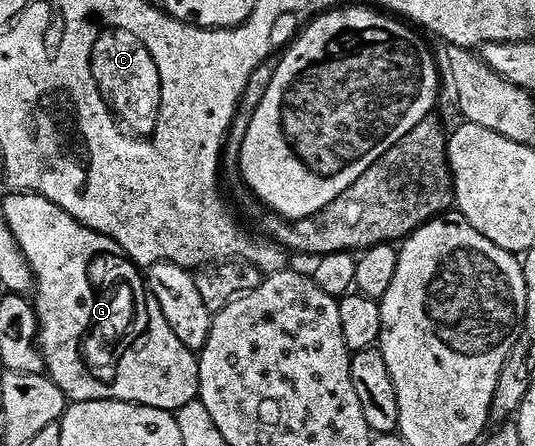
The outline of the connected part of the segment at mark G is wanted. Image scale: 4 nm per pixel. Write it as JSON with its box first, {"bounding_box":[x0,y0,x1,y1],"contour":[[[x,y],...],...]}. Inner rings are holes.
{"bounding_box":[17,215,199,411],"contour":[[[55,215],[59,217],[23,217],[17,221],[17,236],[19,246],[25,255],[25,259],[31,268],[33,278],[33,304],[35,307],[35,320],[37,322],[37,333],[41,338],[41,348],[43,350],[43,368],[47,376],[61,387],[64,397],[68,402],[72,401],[92,401],[93,399],[113,399],[114,401],[132,401],[134,405],[144,405],[145,407],[157,407],[168,411],[179,411],[182,405],[187,405],[190,401],[196,400],[199,391],[199,359],[196,350],[190,349],[186,345],[184,338],[178,333],[174,333],[165,321],[161,313],[157,299],[147,288],[144,274],[131,261],[119,257],[125,253],[124,246],[118,245],[112,237],[106,237],[103,233],[98,233],[96,229],[90,229],[88,225],[82,225],[76,217],[66,215]],[[59,333],[67,337],[72,333],[75,337],[84,337],[87,342],[83,345],[83,350],[78,353],[75,349],[59,349]]]}

